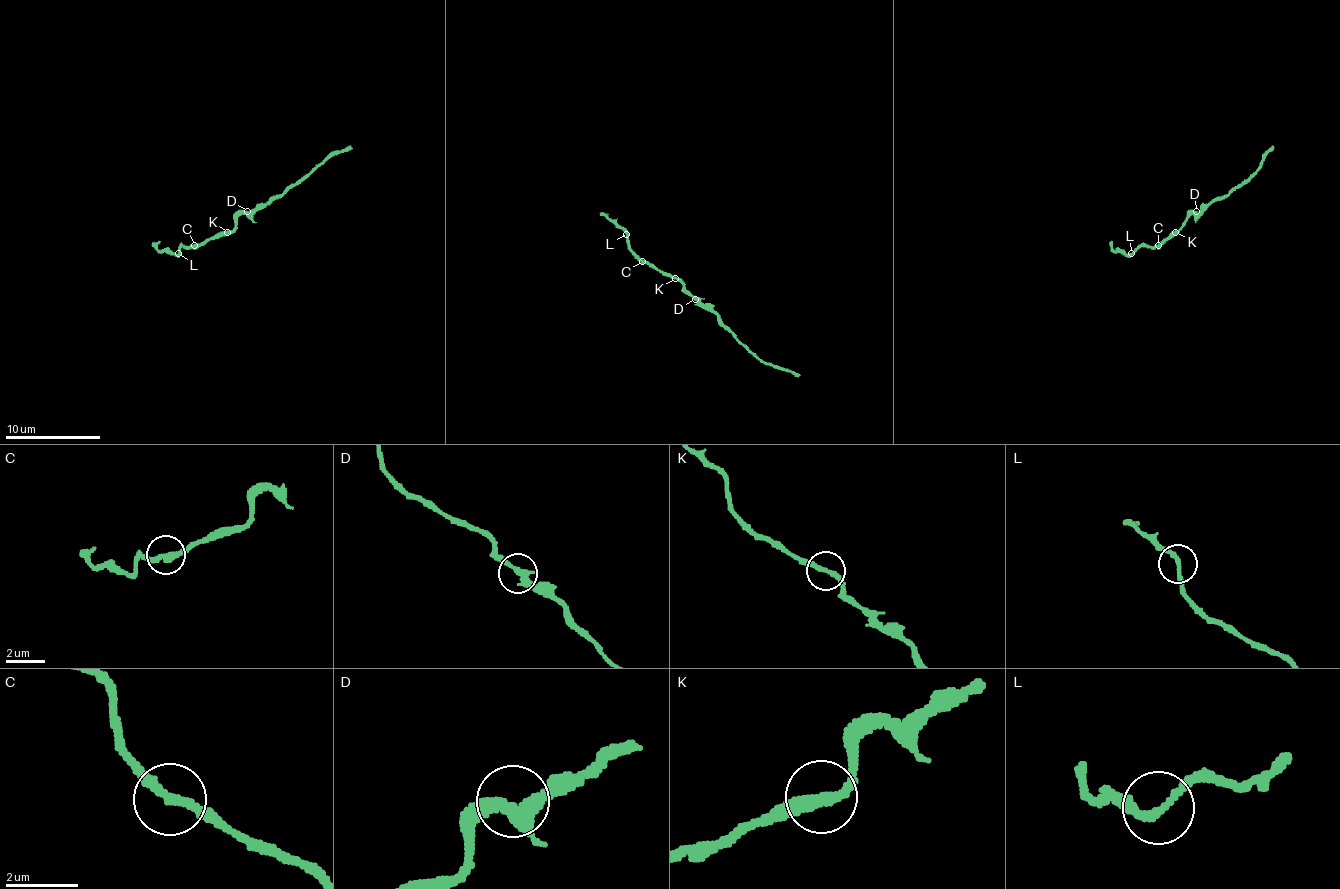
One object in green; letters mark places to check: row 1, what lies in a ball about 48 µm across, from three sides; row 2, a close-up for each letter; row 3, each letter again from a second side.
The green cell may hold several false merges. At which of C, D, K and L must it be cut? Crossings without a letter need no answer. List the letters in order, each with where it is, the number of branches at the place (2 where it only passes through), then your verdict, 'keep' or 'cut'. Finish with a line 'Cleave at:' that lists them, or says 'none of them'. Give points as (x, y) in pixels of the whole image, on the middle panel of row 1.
C: place (642, 261); branches 2; keep
D: place (695, 299); branches 3; keep
K: place (675, 278); branches 2; keep
L: place (626, 234); branches 2; keep
Cleave at: none of them

